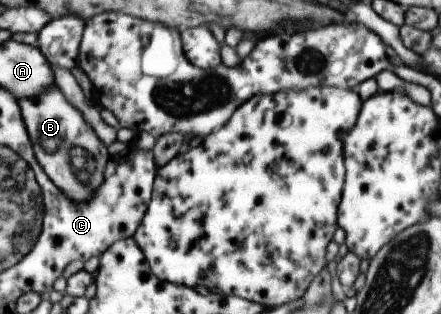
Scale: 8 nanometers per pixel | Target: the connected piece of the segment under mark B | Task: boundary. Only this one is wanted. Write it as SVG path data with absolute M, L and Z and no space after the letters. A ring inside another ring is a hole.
M55 85L48 86L40 96L18 100L18 108L26 126L30 146L34 150L34 158L38 160L46 177L69 200L88 201L102 184L103 171L109 158L107 147Z

